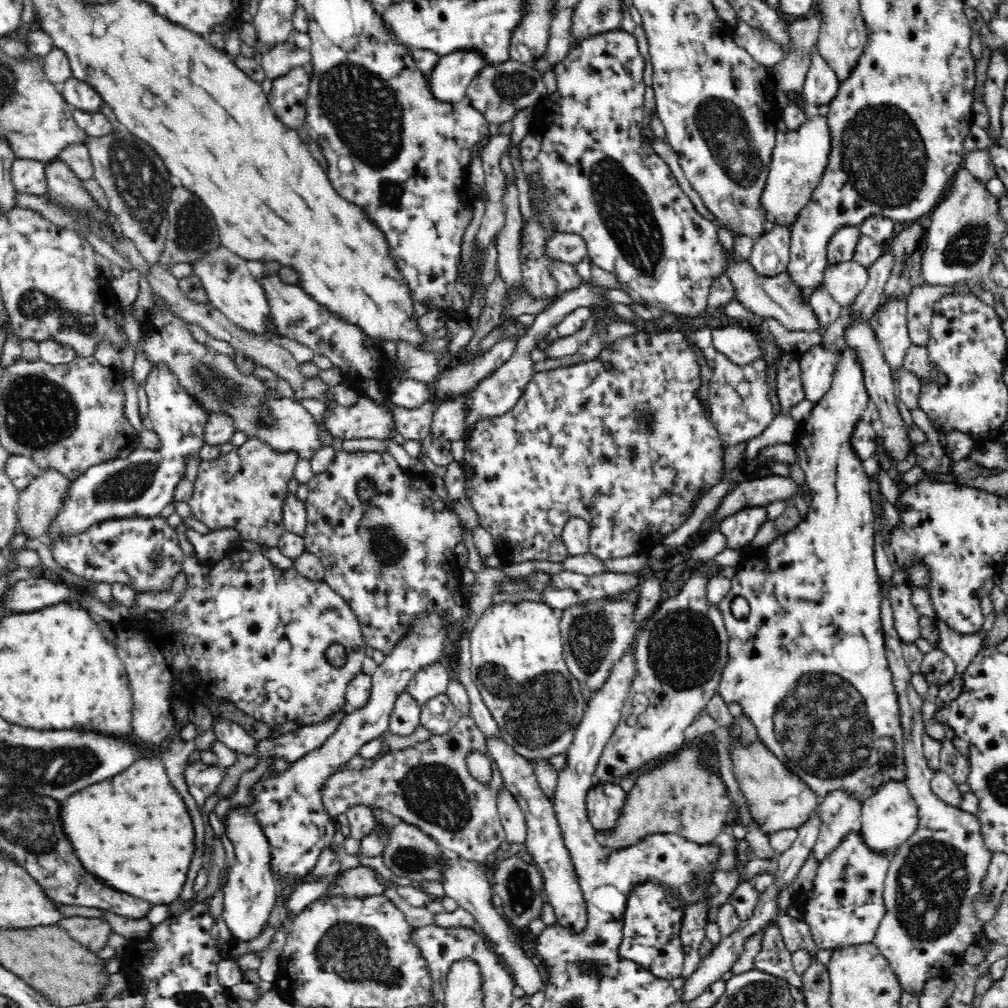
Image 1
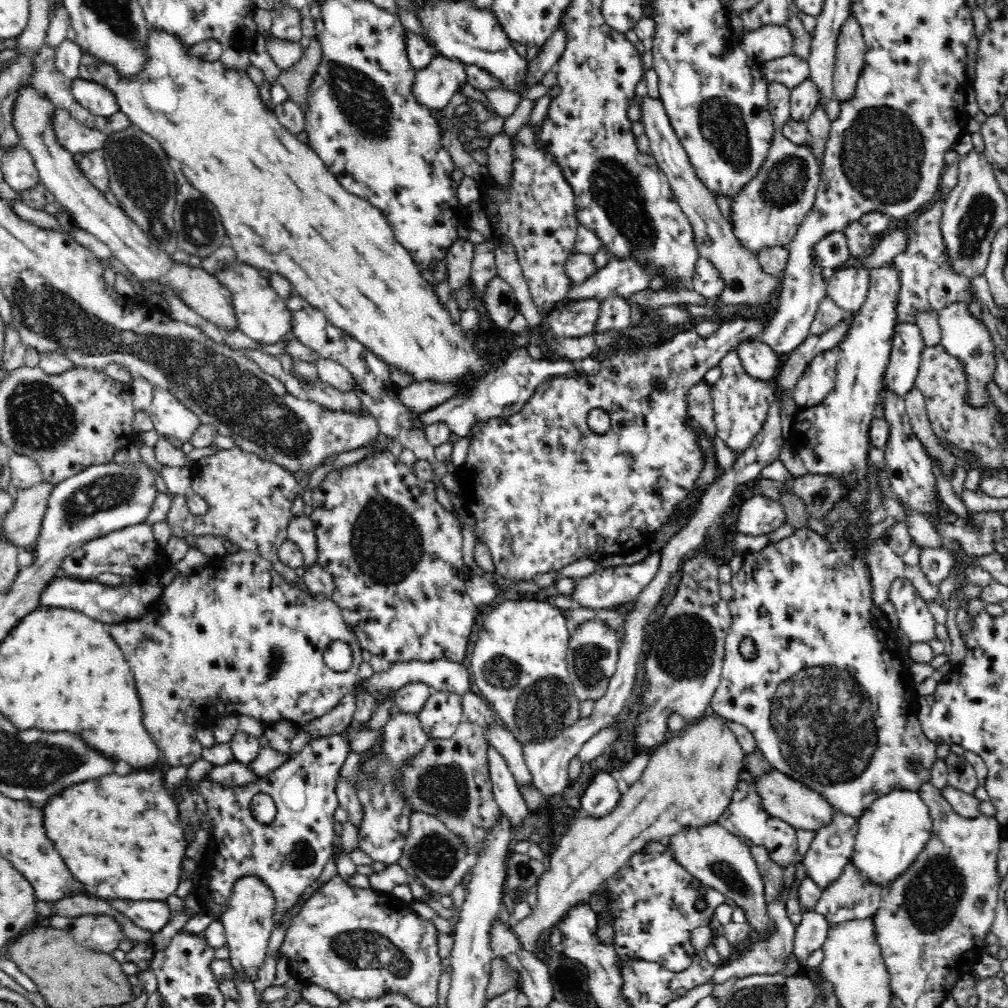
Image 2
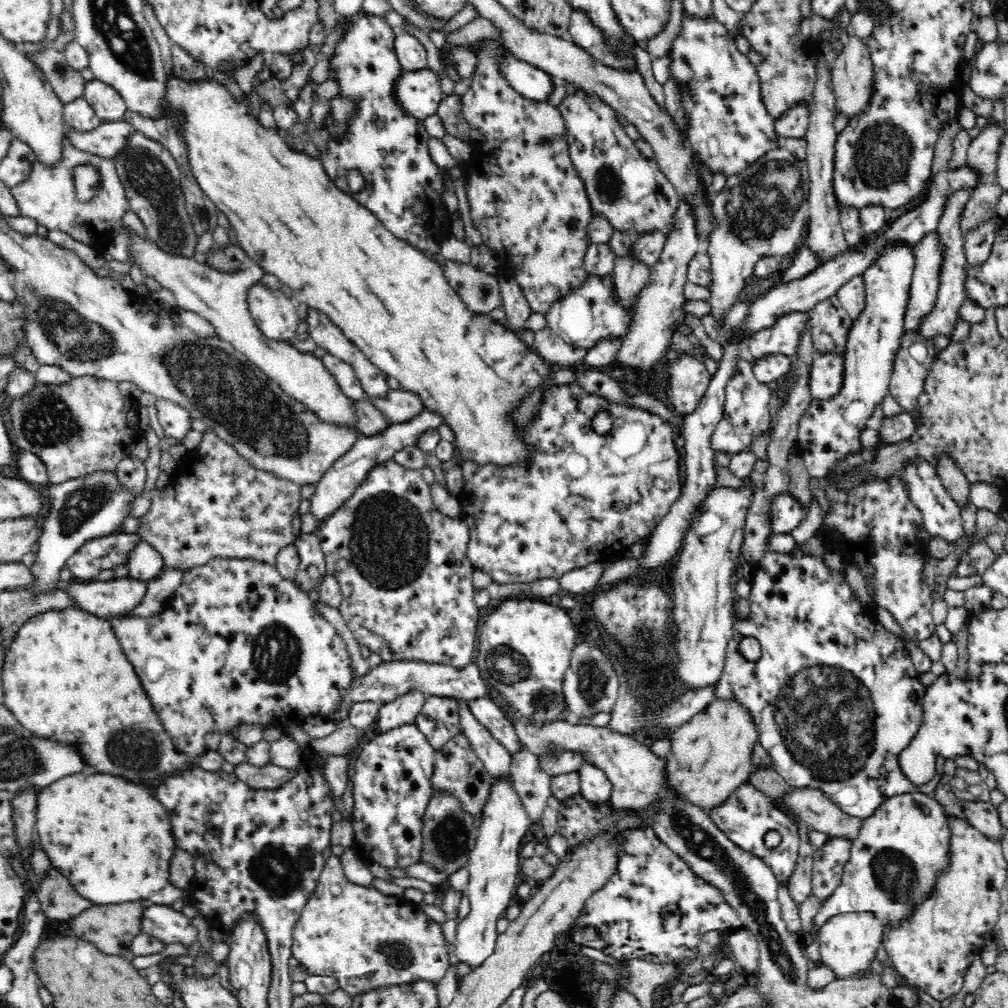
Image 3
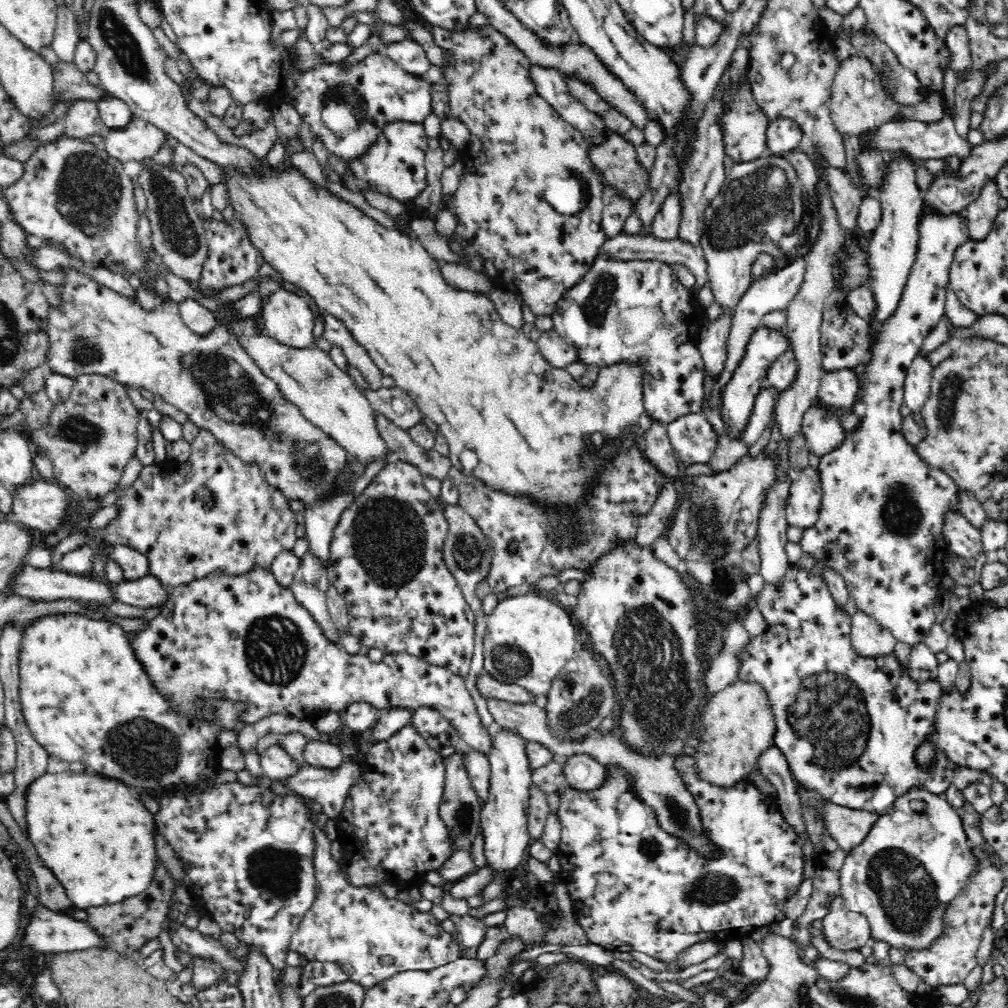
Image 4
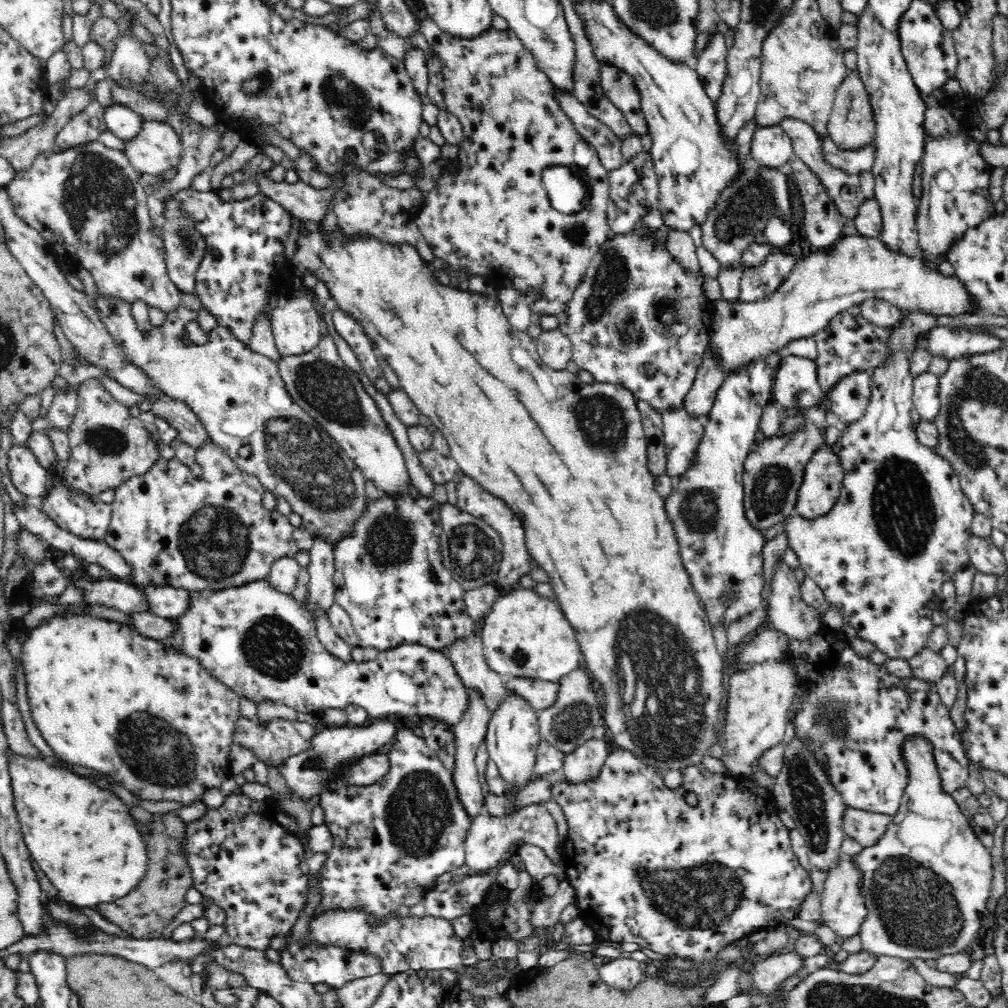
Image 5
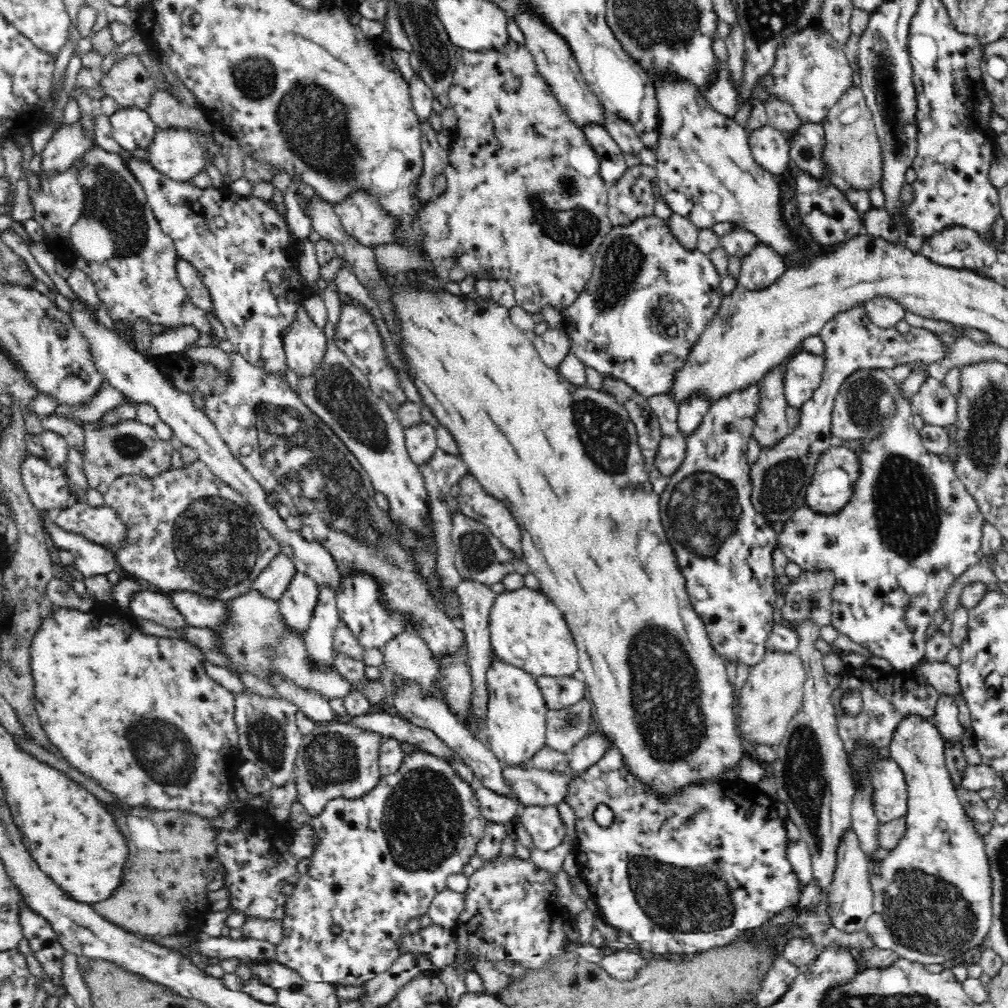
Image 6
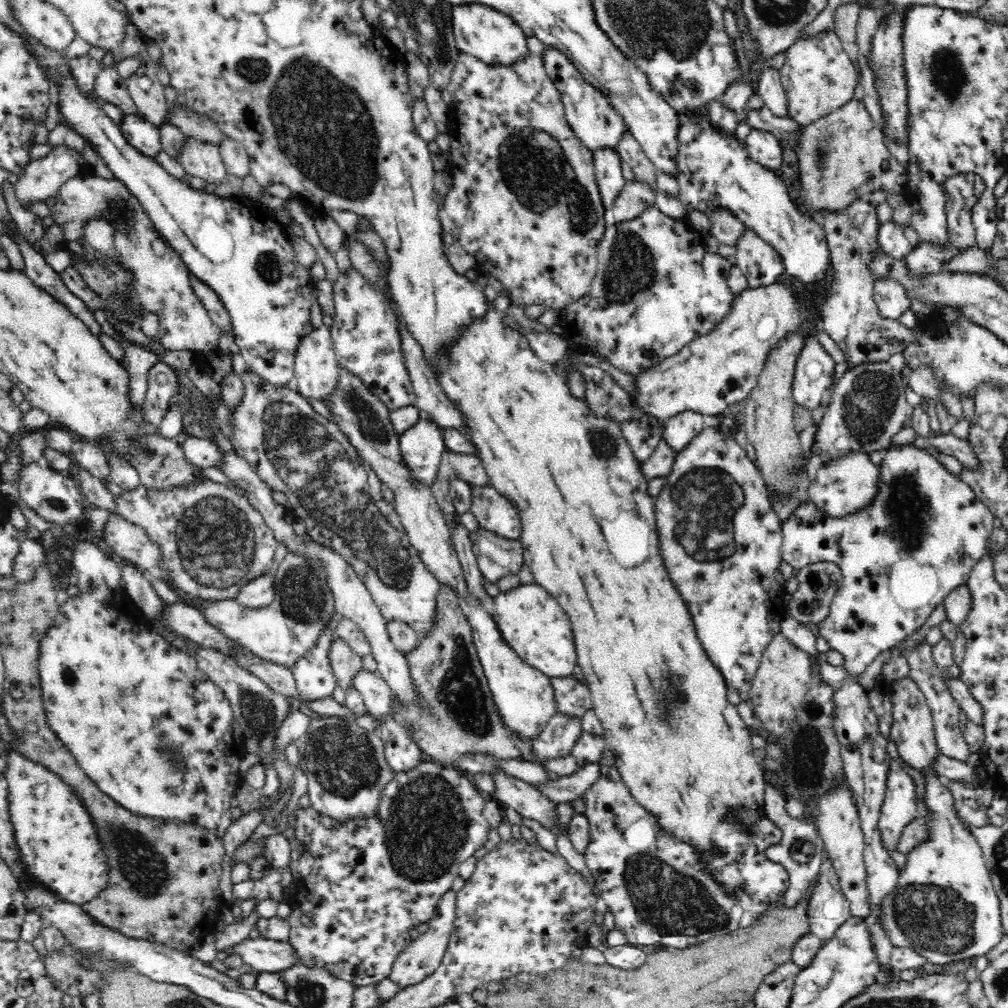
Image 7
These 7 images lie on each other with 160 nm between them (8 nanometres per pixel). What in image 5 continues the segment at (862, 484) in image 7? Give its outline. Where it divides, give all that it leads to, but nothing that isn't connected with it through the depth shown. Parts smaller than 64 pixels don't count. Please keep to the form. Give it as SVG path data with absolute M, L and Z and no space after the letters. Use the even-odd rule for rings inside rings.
M824 445L806 464L795 512L810 519L828 514L840 498L844 476L840 455Z

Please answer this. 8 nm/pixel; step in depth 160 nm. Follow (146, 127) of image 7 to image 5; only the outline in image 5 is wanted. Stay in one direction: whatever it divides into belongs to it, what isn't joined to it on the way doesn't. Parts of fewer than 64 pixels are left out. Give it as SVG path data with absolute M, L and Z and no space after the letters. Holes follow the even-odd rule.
M118 103L107 106L103 118L107 130L125 142L140 137L145 124L138 112Z

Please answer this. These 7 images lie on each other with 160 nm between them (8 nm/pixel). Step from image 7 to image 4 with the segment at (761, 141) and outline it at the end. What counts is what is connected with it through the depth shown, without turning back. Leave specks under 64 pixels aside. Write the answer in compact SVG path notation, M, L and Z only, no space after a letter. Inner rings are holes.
M779 119L768 124L766 130L767 156L782 156L795 149L802 148L803 133L801 129L790 120Z

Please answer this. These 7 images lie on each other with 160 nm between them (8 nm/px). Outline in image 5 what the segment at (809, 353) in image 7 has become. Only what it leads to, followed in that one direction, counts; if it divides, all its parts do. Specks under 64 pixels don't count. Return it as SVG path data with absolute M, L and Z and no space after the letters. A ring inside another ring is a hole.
M782 355L772 390L772 397L775 401L780 403L782 408L808 408L819 401L821 395L819 392L816 361L802 356Z

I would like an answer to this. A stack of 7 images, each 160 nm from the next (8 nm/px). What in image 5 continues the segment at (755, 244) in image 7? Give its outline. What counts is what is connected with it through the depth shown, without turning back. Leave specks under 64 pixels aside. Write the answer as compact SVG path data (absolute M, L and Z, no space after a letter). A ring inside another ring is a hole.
M770 250L762 262L745 267L740 282L740 299L755 301L774 292L796 260L796 257L783 254L781 250Z

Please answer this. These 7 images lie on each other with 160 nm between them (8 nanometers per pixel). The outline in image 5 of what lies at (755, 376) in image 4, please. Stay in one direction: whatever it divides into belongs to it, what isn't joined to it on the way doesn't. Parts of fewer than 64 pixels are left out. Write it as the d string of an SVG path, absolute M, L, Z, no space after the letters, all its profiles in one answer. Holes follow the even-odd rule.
M782 353L770 354L764 360L752 362L736 374L724 378L716 393L708 418L703 420L703 433L695 448L691 465L675 479L672 492L664 499L665 515L672 524L683 566L690 576L694 593L704 607L705 618L710 626L728 630L742 616L757 612L764 602L767 578L764 575L763 550L766 536L755 528L744 509L744 462L755 447L754 435L758 432L763 413L762 405L770 402L774 386L774 372L781 361Z

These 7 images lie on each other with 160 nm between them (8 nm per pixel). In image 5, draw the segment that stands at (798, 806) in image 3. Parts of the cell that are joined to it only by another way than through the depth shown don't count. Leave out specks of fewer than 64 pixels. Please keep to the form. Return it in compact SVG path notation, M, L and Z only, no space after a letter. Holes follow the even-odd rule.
M848 808L844 820L844 831L846 836L856 840L862 847L876 846L893 821L894 817L886 814Z

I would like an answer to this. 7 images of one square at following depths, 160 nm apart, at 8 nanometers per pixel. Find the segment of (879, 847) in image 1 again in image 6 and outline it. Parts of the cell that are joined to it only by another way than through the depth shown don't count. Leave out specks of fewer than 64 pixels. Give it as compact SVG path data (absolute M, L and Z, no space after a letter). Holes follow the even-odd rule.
M922 713L904 715L894 729L888 748L906 779L906 834L898 846L888 852L880 868L870 866L873 913L867 918L864 928L874 939L876 948L892 950L902 959L924 965L942 964L979 947L982 940L988 937L993 918L988 857L981 834L974 828L957 797L956 784L952 782L951 772L946 766L944 744L936 725L922 717Z

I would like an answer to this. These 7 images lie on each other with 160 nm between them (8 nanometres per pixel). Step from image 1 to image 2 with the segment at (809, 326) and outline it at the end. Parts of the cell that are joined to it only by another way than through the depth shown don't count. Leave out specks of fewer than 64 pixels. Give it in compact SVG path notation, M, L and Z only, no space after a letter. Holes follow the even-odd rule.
M642 96L640 98L640 122L646 129L644 134L648 137L649 155L656 159L657 165L666 175L670 189L692 227L693 243L699 256L712 261L724 279L724 288L720 294L711 298L712 304L765 306L770 304L770 300L778 299L777 288L780 284L780 277L764 272L756 255L744 250L738 244L730 222L724 218L722 210L716 204L715 193L711 192L698 177L686 149L672 127L664 103L659 98Z

